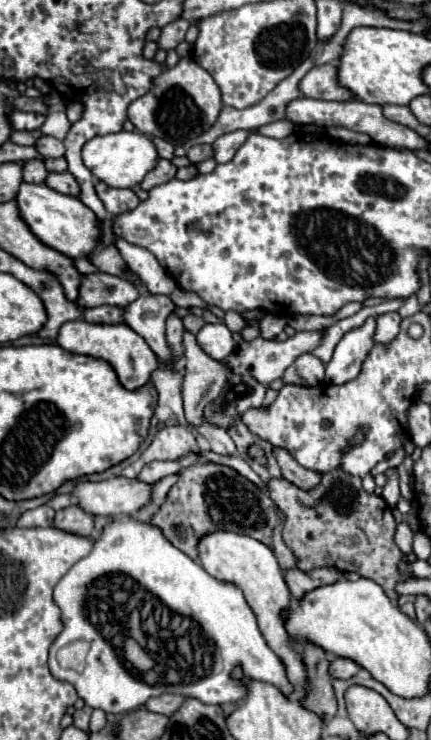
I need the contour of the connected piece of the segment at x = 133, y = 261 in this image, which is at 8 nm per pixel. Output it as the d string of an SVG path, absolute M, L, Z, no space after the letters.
M114 239L114 245L118 247L120 255L128 263L128 267L138 273L140 281L144 283L144 287L150 293L170 295L176 289L176 281L172 279L172 275L166 269L160 267L160 263L156 261L156 257L152 253L148 253L142 247L120 241L120 239Z

